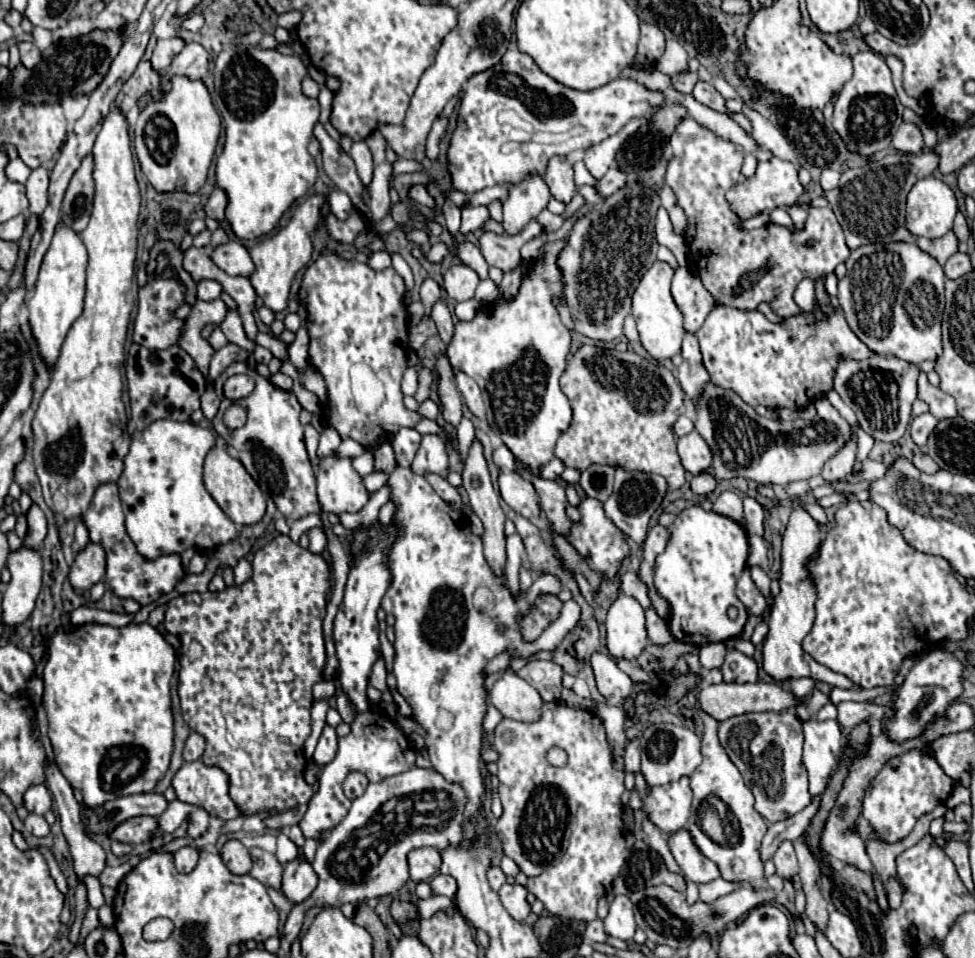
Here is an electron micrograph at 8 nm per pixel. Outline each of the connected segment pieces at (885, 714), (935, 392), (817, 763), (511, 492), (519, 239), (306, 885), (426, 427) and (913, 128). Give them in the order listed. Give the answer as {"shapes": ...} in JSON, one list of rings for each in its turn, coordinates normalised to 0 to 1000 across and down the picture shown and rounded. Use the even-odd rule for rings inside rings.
{"shapes":[[[[862,733],[859,735],[859,754],[866,758],[866,762],[878,760],[884,752],[894,754],[894,752],[909,752],[917,747],[917,741],[913,737],[903,737],[894,733]]],[[[944,388],[944,395],[942,395],[942,415],[948,418],[954,424],[954,430],[964,438],[983,434],[981,418],[974,411],[966,409],[964,405],[956,403],[948,388]]],[[[831,749],[823,756],[823,760],[825,760],[825,797],[827,797],[829,810],[831,810],[831,829],[839,831],[845,827],[847,816],[857,800],[857,793],[859,793],[859,787],[864,781],[864,766],[862,766],[862,758],[857,752],[841,754],[837,749]]],[[[513,493],[511,505],[513,505],[513,516],[523,530],[527,530],[531,537],[535,537],[539,541],[552,539],[552,534],[554,534],[552,518],[544,503],[539,503],[529,493]]],[[[548,228],[548,230],[544,230],[544,234],[539,234],[539,238],[535,238],[535,242],[531,242],[527,246],[496,242],[490,251],[492,261],[494,261],[494,265],[503,278],[511,278],[519,284],[519,282],[525,282],[533,276],[533,259],[539,253],[544,253],[546,248],[550,248],[556,240],[558,238]]],[[[306,894],[304,898],[291,902],[291,916],[289,916],[289,931],[299,944],[308,944],[314,939],[326,923],[326,914],[322,914],[320,902],[314,894]]],[[[433,436],[429,443],[427,443],[427,449],[431,453],[455,453],[455,449],[445,441],[445,438],[439,438],[439,436]]],[[[927,127],[927,129],[923,129],[921,138],[917,140],[915,150],[917,150],[919,157],[933,159],[933,161],[942,161],[948,154],[946,138],[944,138],[944,134],[937,127]]]]}

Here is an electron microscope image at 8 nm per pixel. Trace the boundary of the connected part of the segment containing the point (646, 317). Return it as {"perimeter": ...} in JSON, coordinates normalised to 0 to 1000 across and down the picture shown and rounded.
{"perimeter":[[[671,273],[665,280],[665,284],[658,288],[658,292],[648,309],[648,330],[652,332],[652,338],[654,338],[656,357],[665,365],[665,370],[673,376],[689,374],[691,370],[695,370],[697,359],[699,359],[699,351],[704,347],[699,340],[702,330],[695,324],[695,319],[691,317],[691,311],[687,305],[691,284],[693,282],[685,273]]]}

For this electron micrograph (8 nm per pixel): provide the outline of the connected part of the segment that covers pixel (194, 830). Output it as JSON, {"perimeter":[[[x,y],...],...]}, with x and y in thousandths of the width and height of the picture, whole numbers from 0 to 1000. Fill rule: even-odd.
{"perimeter":[[[199,843],[193,852],[193,873],[195,875],[205,873],[213,864],[213,856],[215,856],[215,850],[209,843]]]}

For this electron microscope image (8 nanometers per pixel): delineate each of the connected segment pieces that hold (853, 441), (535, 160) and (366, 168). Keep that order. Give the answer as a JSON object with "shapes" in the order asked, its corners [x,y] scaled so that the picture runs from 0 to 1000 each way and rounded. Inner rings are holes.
{"shapes":[[[[874,445],[874,447],[876,447],[876,455],[872,455],[872,459],[843,489],[843,499],[849,503],[866,499],[876,489],[878,470],[880,470],[880,455],[878,455],[878,445]]],[[[529,44],[523,46],[515,65],[498,75],[492,75],[480,84],[478,94],[472,100],[470,132],[462,148],[462,186],[468,198],[486,203],[507,192],[529,192],[537,188],[544,180],[558,182],[562,167],[568,161],[585,161],[589,157],[601,157],[624,142],[632,140],[646,123],[661,121],[671,109],[679,109],[683,100],[679,96],[667,96],[650,84],[632,81],[611,94],[589,94],[572,88],[568,81],[560,79],[548,63],[533,54]]],[[[373,146],[365,148],[365,150],[361,152],[361,157],[359,157],[359,163],[361,163],[363,169],[365,169],[367,184],[369,184],[371,194],[373,194],[371,209],[377,211],[377,209],[379,209],[379,205],[377,205],[377,194],[379,194],[379,190],[382,190],[382,175],[384,175],[384,173],[382,173],[382,161],[379,161],[375,148],[373,148]]]]}

